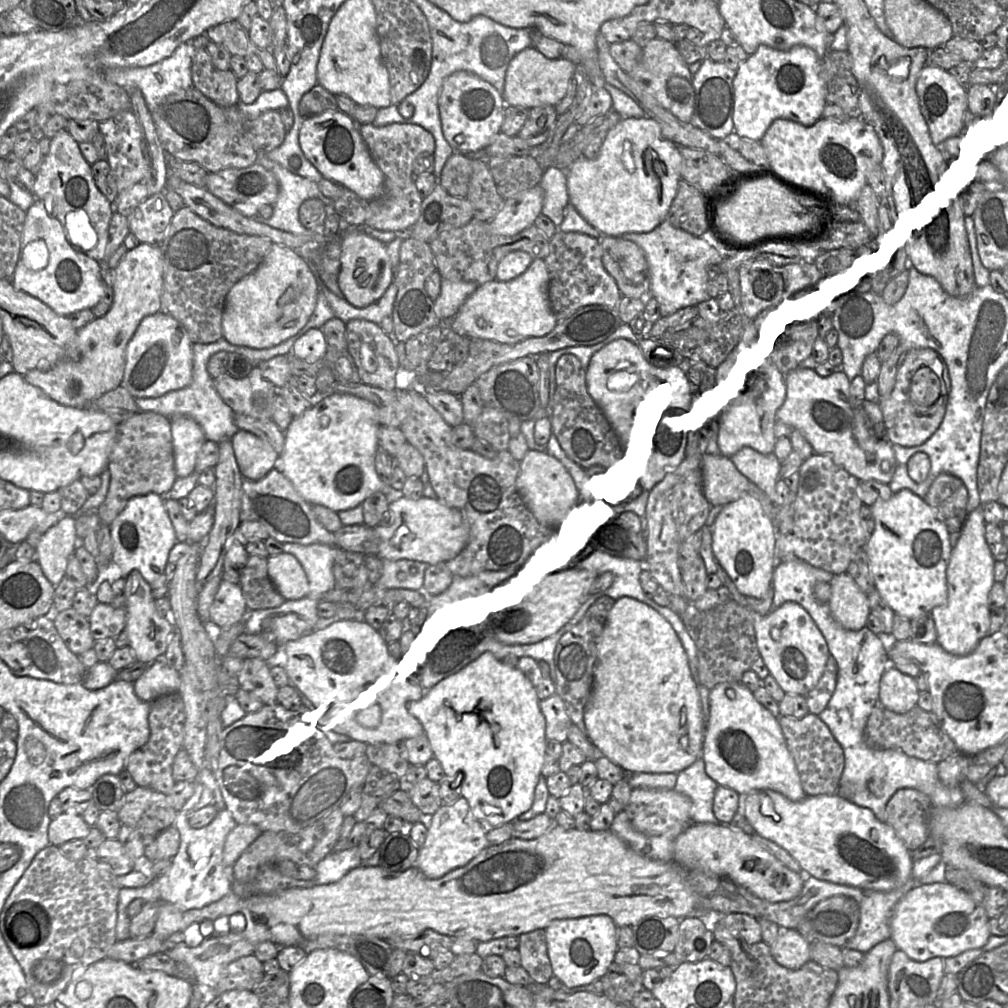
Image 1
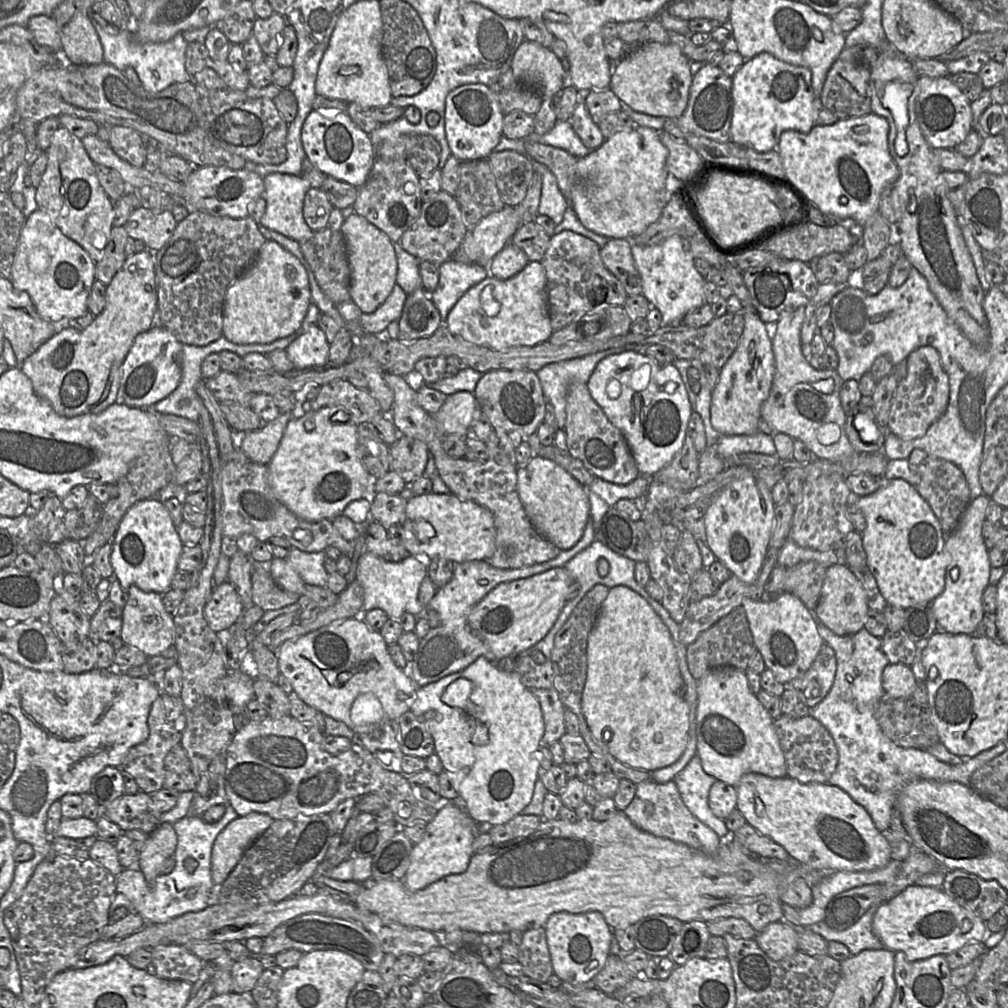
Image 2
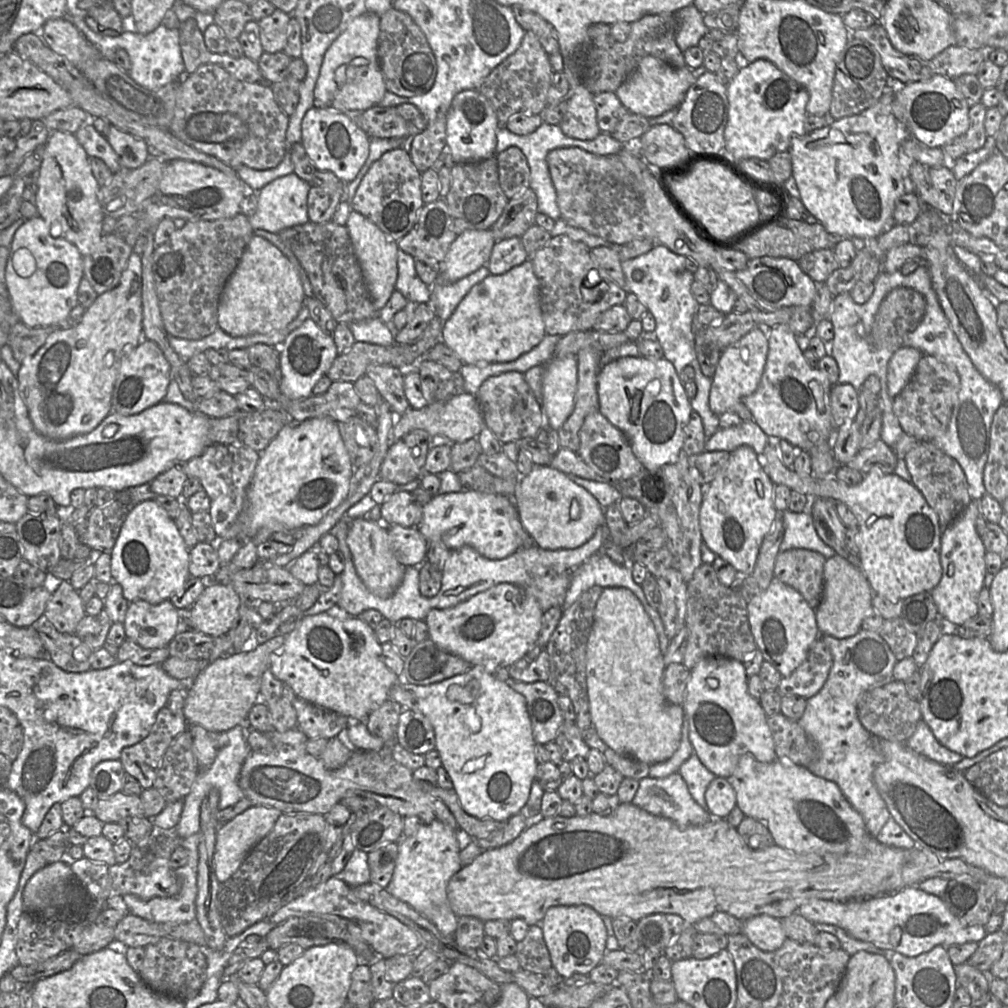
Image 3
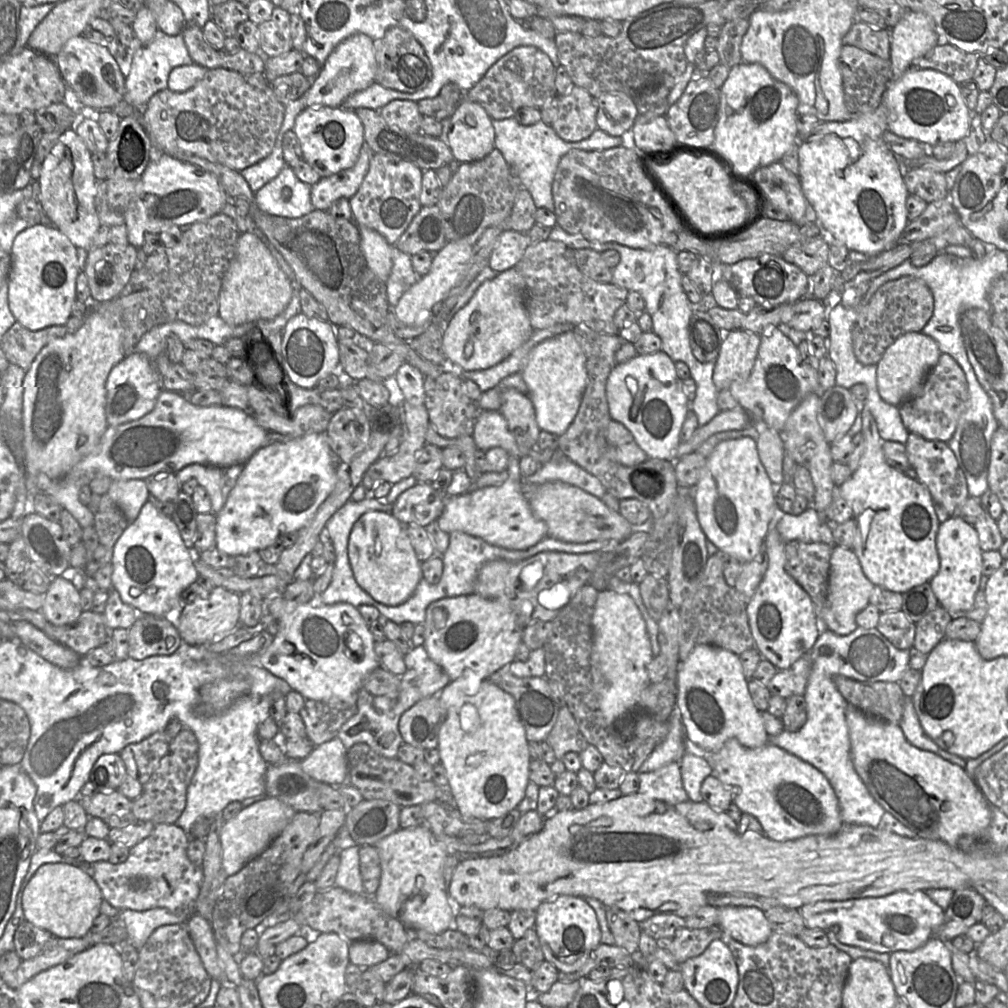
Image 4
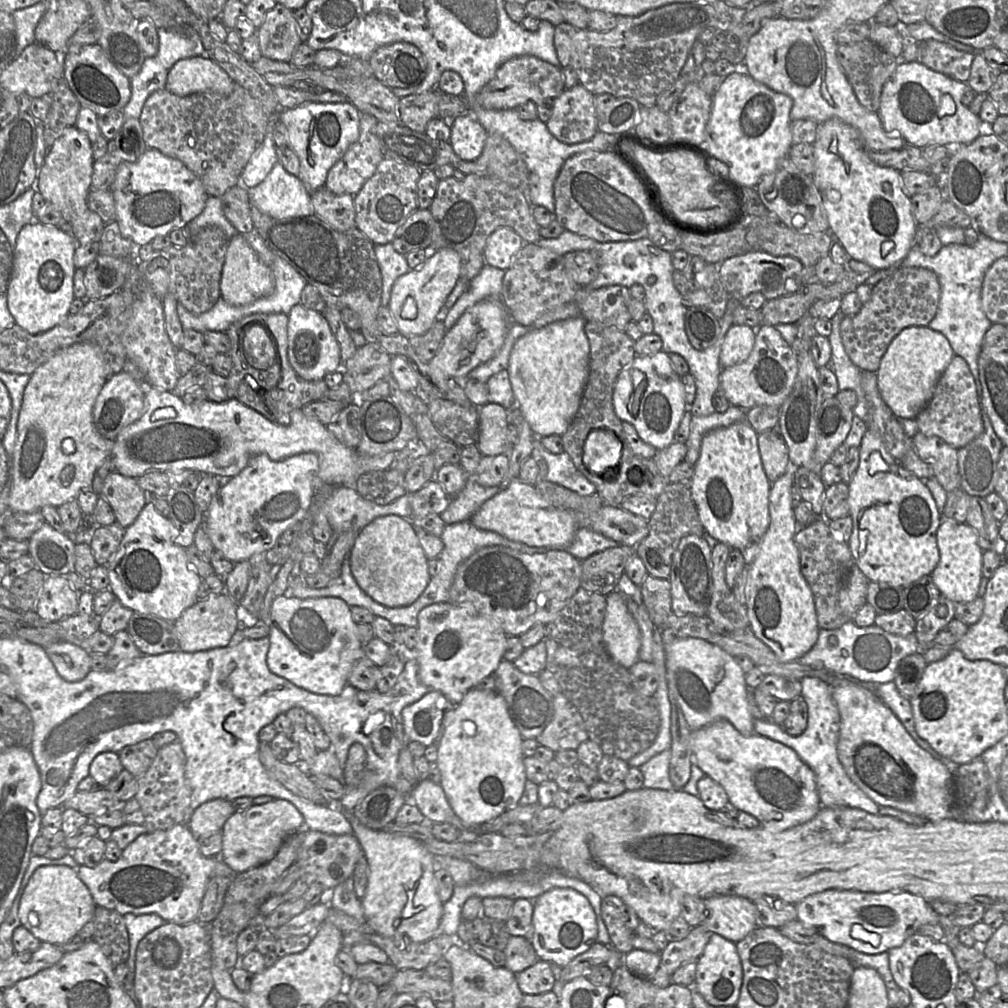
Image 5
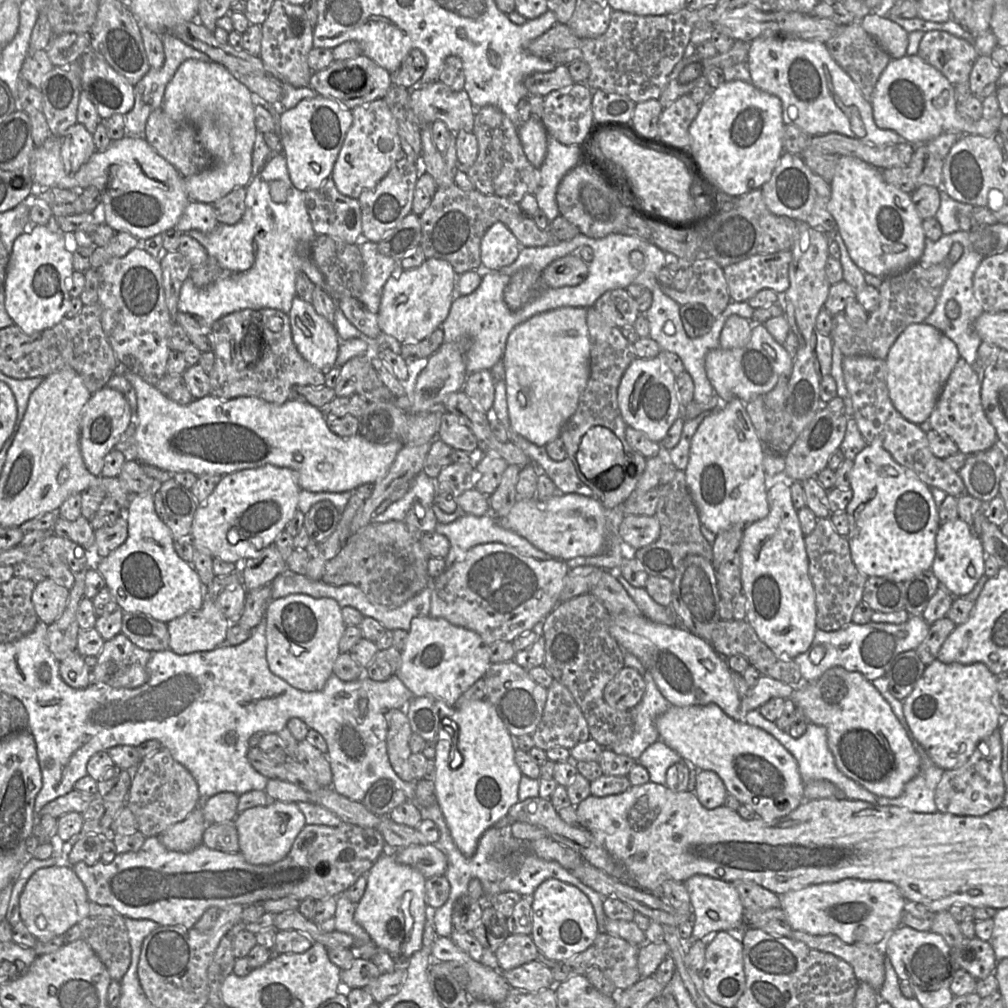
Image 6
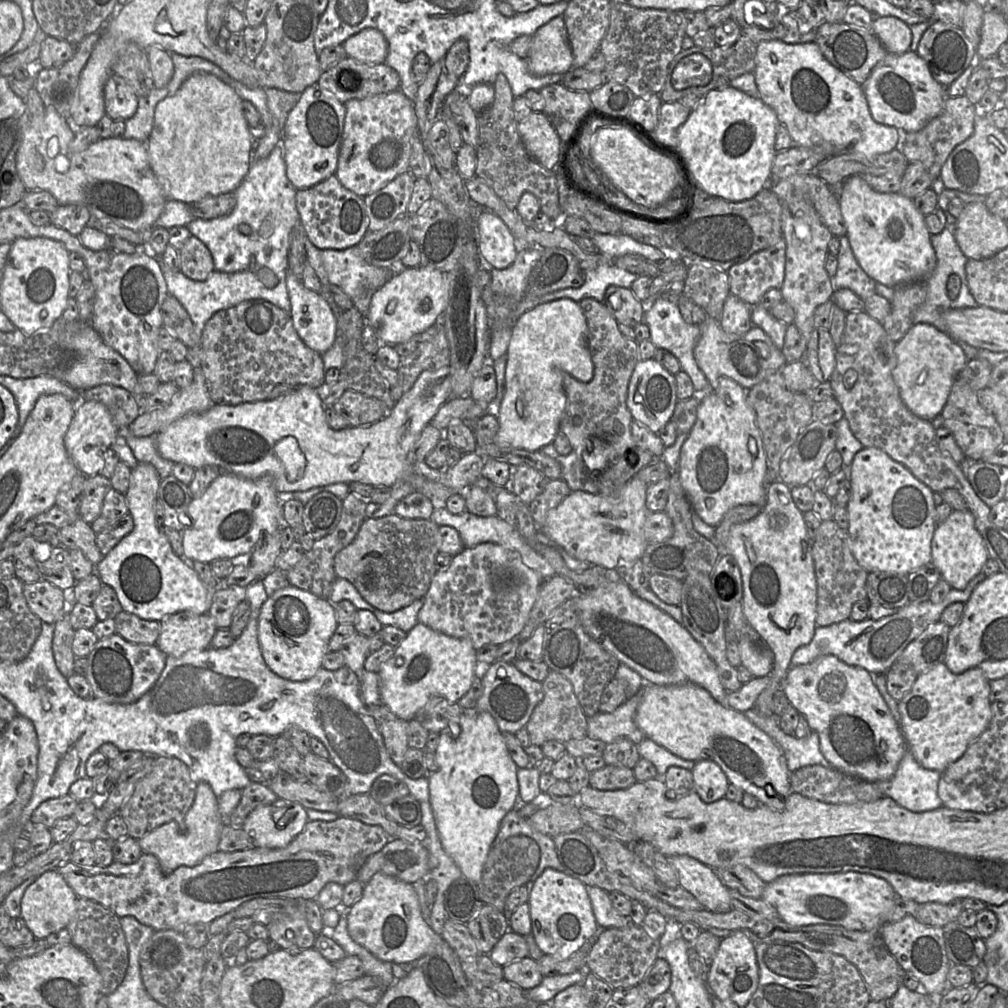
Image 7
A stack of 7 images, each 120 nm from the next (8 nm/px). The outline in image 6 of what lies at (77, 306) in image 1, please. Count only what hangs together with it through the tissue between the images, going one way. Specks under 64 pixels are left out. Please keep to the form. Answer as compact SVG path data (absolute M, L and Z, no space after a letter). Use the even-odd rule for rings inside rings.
M34 225L30 232L21 234L13 244L4 280L5 309L25 334L32 335L58 324L69 309L71 297L67 284L74 272L72 253L58 229Z

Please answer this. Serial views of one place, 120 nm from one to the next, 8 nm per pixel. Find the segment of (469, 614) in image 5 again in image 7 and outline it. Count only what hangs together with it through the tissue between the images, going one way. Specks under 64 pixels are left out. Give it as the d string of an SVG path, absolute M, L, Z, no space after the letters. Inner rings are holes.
M418 622L395 649L393 657L384 662L378 671L381 701L399 718L410 721L433 697L443 697L457 703L470 689L477 676L476 649L470 639L455 638L435 631Z

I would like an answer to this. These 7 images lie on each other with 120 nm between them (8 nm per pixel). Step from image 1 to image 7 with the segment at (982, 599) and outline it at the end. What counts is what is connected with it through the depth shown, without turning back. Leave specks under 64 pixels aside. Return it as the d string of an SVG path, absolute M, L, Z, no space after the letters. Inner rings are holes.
M955 509L947 519L936 526L931 543L931 555L931 562L939 570L941 578L956 590L964 590L976 575L983 572L989 557L970 510Z

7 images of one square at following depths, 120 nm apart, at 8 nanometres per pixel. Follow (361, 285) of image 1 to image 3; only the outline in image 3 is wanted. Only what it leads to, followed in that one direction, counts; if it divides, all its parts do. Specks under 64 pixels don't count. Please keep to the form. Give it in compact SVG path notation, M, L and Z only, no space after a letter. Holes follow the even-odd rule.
M354 210L350 211L346 228L348 230L355 256L361 266L367 289L374 308L379 312L388 302L395 290L397 279L397 242L390 239L378 226Z

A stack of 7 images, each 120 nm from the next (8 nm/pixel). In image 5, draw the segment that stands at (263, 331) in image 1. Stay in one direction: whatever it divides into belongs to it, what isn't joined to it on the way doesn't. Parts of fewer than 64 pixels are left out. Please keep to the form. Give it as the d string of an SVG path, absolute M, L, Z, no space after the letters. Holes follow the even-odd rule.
M241 233L229 240L225 262L222 268L220 293L229 304L241 306L270 294L274 289L274 277L269 266L265 265Z

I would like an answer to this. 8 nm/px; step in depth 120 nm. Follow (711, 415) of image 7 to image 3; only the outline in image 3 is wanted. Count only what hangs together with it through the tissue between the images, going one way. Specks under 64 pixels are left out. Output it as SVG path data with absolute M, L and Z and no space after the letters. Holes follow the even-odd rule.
M742 445L730 452L720 473L704 490L699 513L702 539L740 575L753 572L761 543L772 529L776 517L774 486L753 448Z

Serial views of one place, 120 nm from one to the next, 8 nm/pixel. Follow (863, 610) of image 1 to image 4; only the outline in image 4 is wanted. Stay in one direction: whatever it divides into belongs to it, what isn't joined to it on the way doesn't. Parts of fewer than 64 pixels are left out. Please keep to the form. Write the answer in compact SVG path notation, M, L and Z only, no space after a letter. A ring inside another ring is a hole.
M833 547L822 626L840 636L846 636L855 631L858 628L856 616L870 604L869 599L874 586L865 576L860 561L852 549Z

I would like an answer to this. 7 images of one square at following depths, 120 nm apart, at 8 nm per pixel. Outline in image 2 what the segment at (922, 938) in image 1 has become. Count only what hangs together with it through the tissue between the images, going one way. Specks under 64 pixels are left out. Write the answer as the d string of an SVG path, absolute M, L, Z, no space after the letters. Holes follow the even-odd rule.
M908 886L896 897L878 906L872 928L885 948L905 954L909 961L948 955L969 943L983 943L985 922L952 900L943 889Z

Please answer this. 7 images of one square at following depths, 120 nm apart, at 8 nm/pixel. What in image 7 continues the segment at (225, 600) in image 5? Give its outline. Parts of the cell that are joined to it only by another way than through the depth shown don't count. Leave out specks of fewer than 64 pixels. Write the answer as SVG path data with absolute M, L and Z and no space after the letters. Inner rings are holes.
M181 611L169 614L160 621L156 645L166 655L178 657L191 649L210 647L217 629L208 613L196 615Z

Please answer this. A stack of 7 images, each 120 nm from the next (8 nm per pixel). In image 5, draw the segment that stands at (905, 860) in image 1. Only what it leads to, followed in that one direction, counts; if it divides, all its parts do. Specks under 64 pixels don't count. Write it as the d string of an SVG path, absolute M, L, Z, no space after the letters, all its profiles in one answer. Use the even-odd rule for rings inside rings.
M719 719L691 731L691 747L694 763L725 789L729 802L739 811L754 816L761 827L772 833L780 833L810 821L822 807L814 772L793 749L780 742L756 733L744 736L728 720Z

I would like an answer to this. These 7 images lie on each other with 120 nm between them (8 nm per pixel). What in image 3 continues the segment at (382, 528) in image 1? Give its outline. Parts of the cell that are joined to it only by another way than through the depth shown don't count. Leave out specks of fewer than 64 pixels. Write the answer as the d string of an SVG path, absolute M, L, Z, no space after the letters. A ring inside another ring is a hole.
M474 490L433 496L423 506L417 529L427 541L442 541L450 550L468 545L491 560L500 560L514 554L526 539L517 508L507 497Z

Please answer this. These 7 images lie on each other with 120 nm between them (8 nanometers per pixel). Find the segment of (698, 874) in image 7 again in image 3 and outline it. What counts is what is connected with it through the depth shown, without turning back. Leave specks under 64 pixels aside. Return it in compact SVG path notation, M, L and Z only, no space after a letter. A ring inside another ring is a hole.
M762 914L744 920L742 934L762 951L775 951L787 938L781 920Z

